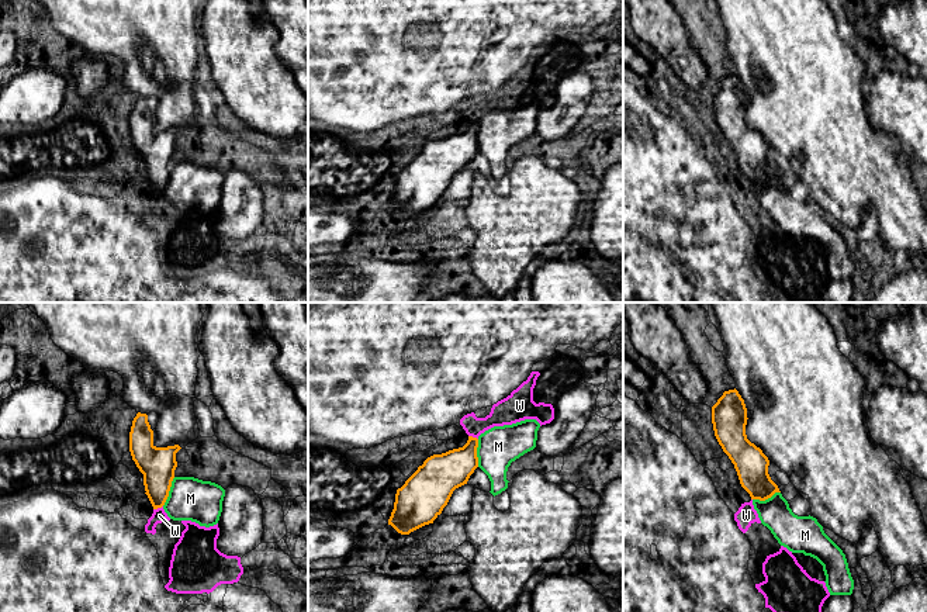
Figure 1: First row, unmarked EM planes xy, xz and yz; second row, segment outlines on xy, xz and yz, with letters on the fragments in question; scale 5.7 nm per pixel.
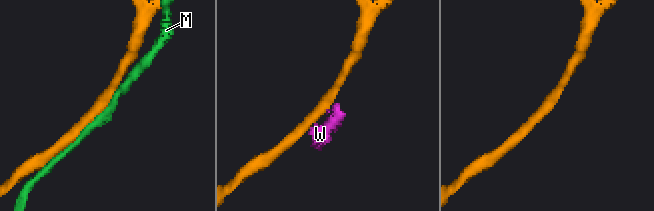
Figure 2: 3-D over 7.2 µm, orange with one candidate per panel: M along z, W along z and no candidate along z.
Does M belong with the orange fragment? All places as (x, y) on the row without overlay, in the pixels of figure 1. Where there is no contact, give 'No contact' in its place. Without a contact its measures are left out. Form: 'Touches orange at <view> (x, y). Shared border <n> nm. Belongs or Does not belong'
Touches orange at xy (169, 175). Shared border 180 nm. Does not belong

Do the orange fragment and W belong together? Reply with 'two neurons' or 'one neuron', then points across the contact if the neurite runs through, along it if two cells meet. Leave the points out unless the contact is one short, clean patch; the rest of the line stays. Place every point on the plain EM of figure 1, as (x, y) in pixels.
two neurons; border along xy (162, 190), (154, 194)

